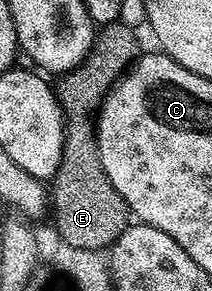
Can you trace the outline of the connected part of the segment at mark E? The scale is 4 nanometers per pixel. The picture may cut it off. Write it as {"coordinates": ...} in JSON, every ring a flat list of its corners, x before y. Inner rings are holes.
{"coordinates":[[124,22,99,26,87,59,77,68,62,75,54,87,63,109,63,155,55,177,49,182,49,202,55,206,55,230,64,247,106,251,129,225,125,200,113,188,99,155,97,115,111,87,126,75,141,53,139,38]]}

